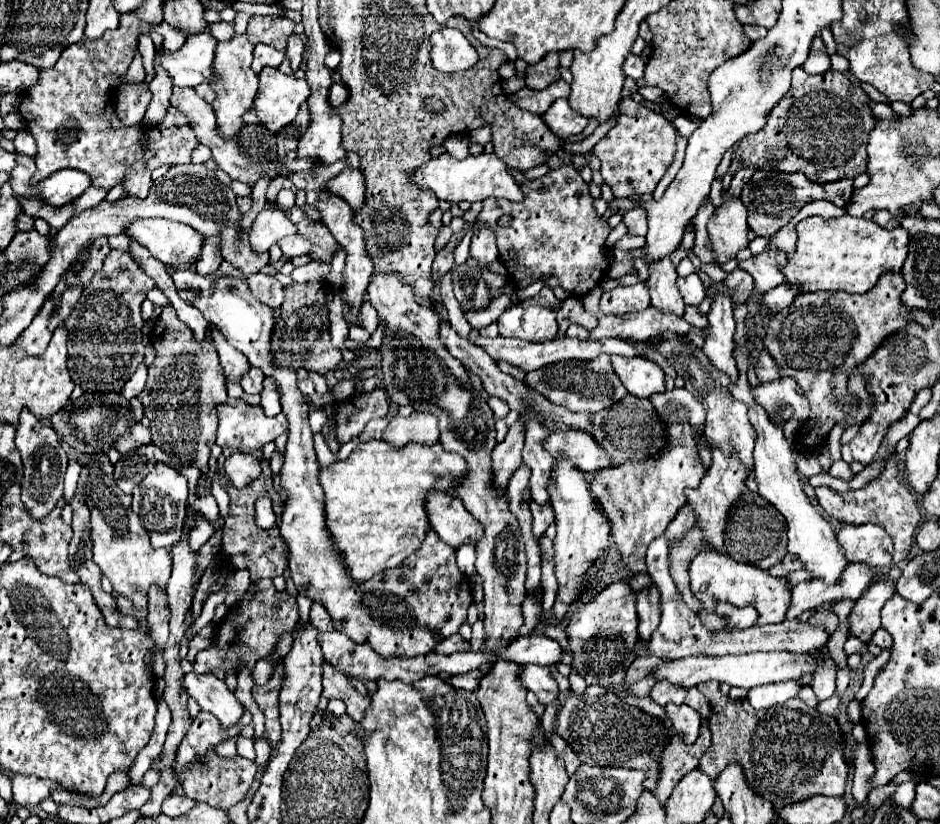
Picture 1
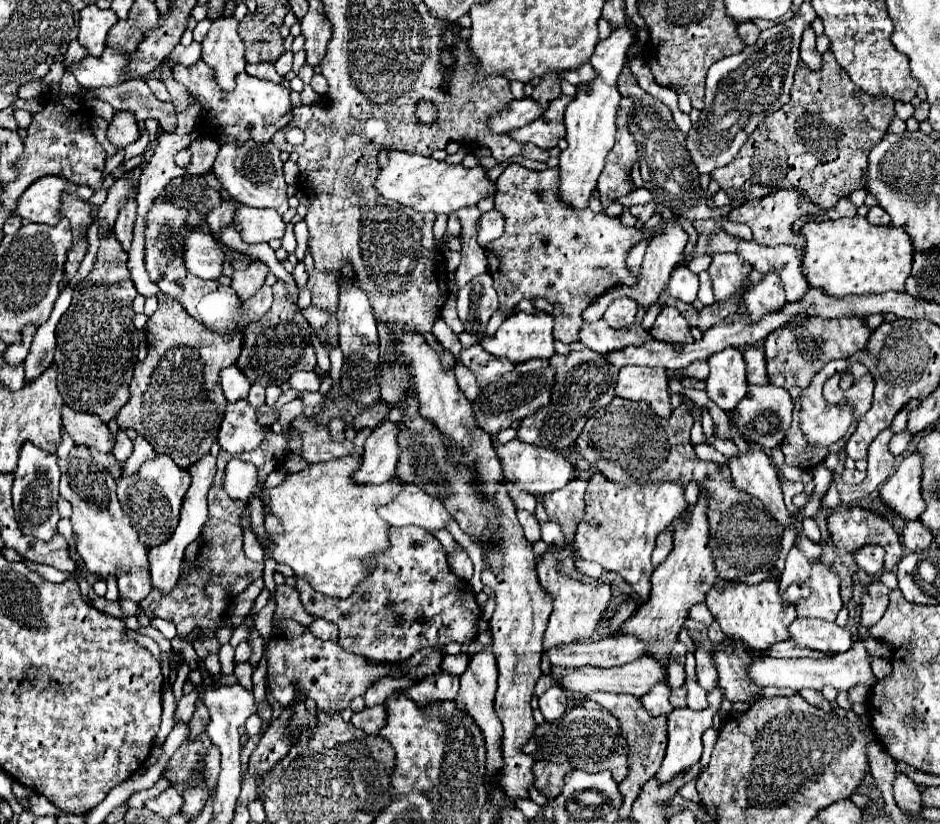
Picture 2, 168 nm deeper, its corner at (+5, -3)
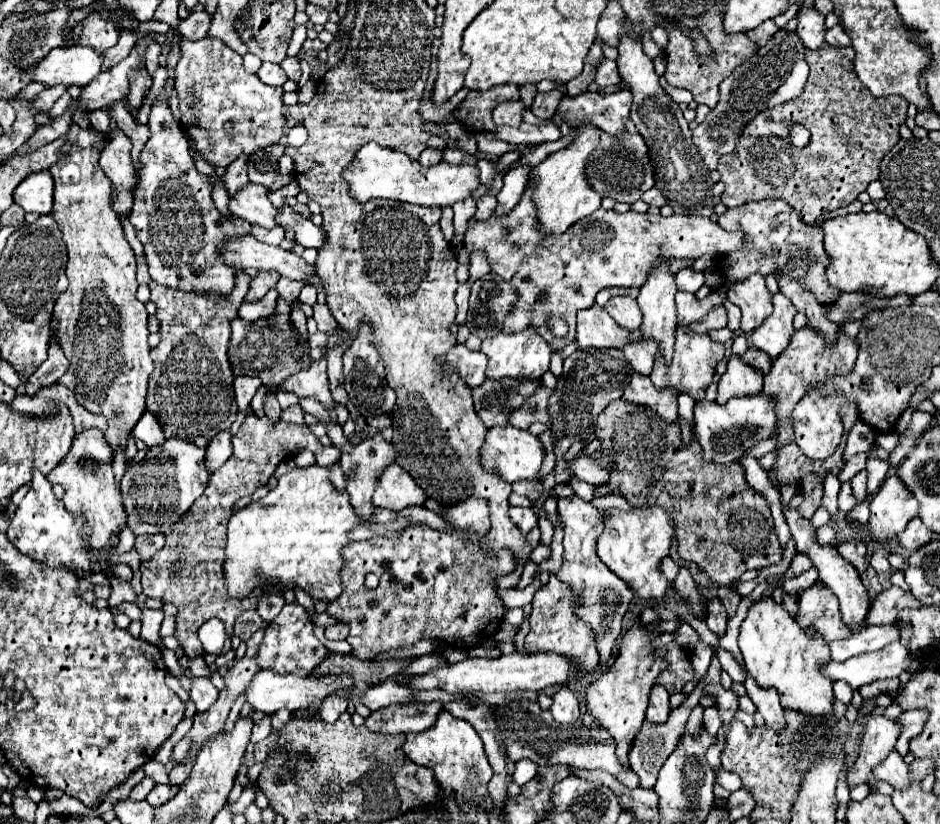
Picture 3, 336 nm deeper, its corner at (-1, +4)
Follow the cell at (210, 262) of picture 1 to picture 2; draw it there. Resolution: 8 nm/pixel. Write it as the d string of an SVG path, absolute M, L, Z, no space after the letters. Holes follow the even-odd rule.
M228 197L228 199L222 199L220 207L210 209L210 211L206 213L206 221L208 221L208 225L210 225L212 235L216 235L216 239L220 239L220 229L232 223L234 211L236 211L236 203Z

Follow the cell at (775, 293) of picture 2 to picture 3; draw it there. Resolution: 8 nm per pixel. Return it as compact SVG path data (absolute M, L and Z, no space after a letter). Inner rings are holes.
M776 292L772 296L772 304L772 314L766 318L766 322L762 322L762 326L758 326L758 330L752 332L752 342L754 348L766 352L770 358L776 358L790 342L790 336L794 332L792 318L796 310L782 292Z

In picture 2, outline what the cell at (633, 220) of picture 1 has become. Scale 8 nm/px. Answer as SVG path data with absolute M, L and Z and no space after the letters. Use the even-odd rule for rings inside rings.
M646 203L646 205L632 205L630 207L630 213L640 221L640 223L646 223L652 215L654 215L654 209L656 209L656 203Z

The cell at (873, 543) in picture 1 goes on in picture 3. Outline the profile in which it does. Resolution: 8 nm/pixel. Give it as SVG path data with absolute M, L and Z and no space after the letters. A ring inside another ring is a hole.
M880 548L876 550L868 560L870 560L870 566L876 570L876 572L890 572L890 564L888 564L888 548Z

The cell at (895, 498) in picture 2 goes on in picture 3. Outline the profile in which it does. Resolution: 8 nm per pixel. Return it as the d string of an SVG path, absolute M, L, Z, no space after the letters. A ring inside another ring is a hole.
M898 474L888 476L870 504L870 536L878 542L898 536L906 524L918 516L918 500Z

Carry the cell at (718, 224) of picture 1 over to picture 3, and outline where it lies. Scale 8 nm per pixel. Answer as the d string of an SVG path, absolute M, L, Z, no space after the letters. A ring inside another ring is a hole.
M752 274L742 282L734 282L726 292L728 300L742 310L742 332L752 332L772 312L772 294L764 284L762 274Z

